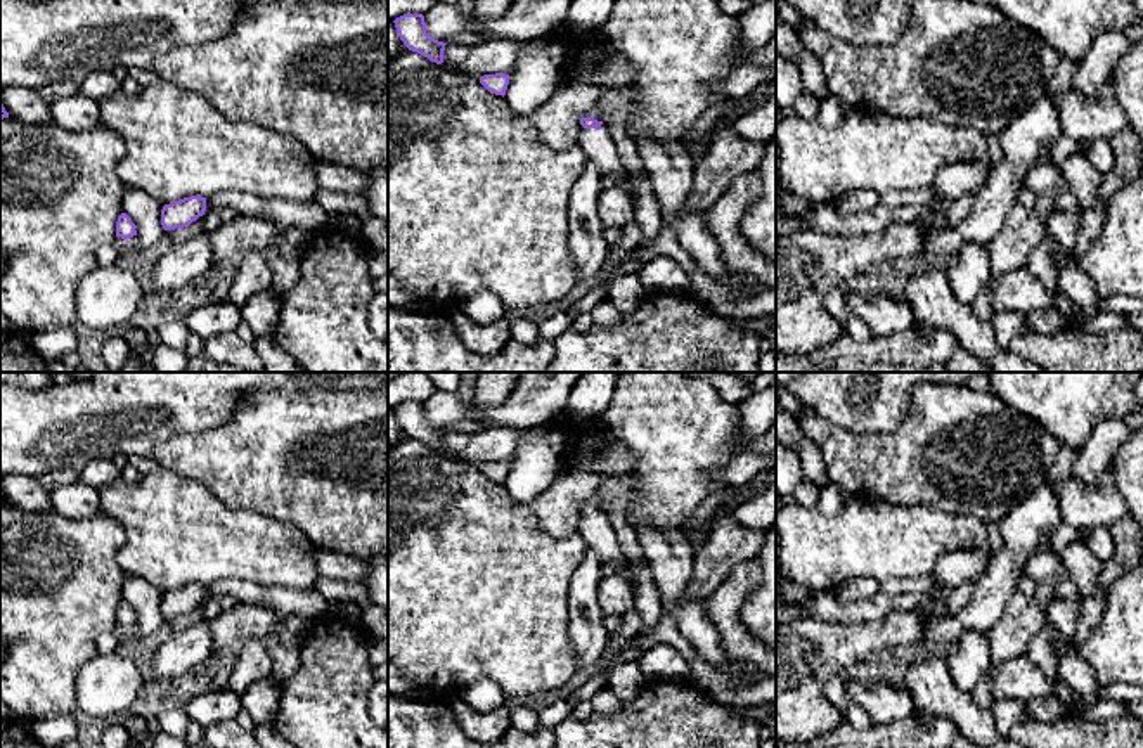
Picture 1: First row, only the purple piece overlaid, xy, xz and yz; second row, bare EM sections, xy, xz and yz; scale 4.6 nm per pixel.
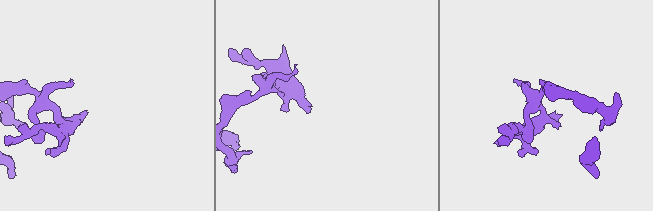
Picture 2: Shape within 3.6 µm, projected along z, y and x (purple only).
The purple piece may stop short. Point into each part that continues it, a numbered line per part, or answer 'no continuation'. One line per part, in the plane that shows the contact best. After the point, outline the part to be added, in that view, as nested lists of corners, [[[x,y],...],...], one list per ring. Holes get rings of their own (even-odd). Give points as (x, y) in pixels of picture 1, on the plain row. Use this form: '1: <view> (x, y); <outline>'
1: xz (598, 532); [[[604,513],[582,516],[577,533],[585,540],[587,549],[597,554],[603,564],[611,563],[615,573],[625,577],[634,587],[634,564],[625,558],[615,528]]]

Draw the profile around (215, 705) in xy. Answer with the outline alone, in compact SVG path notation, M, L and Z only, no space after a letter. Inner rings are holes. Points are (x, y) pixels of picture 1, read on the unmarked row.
M227 687L201 693L184 706L189 719L196 720L203 729L225 719L236 719L241 708L241 698Z

